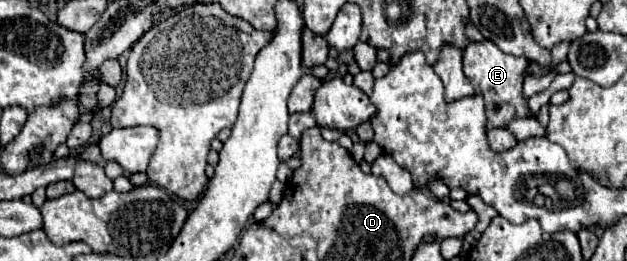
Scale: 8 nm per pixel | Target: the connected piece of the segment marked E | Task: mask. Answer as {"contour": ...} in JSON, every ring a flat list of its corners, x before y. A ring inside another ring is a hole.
{"contour":[[483,41,473,43,469,49,463,51,463,73,471,81,477,95,485,99,485,115,487,115,487,129,499,127,505,129,509,121,515,117,527,117,527,101,523,97,523,79,529,61,525,57,509,57,503,53,495,43]]}

